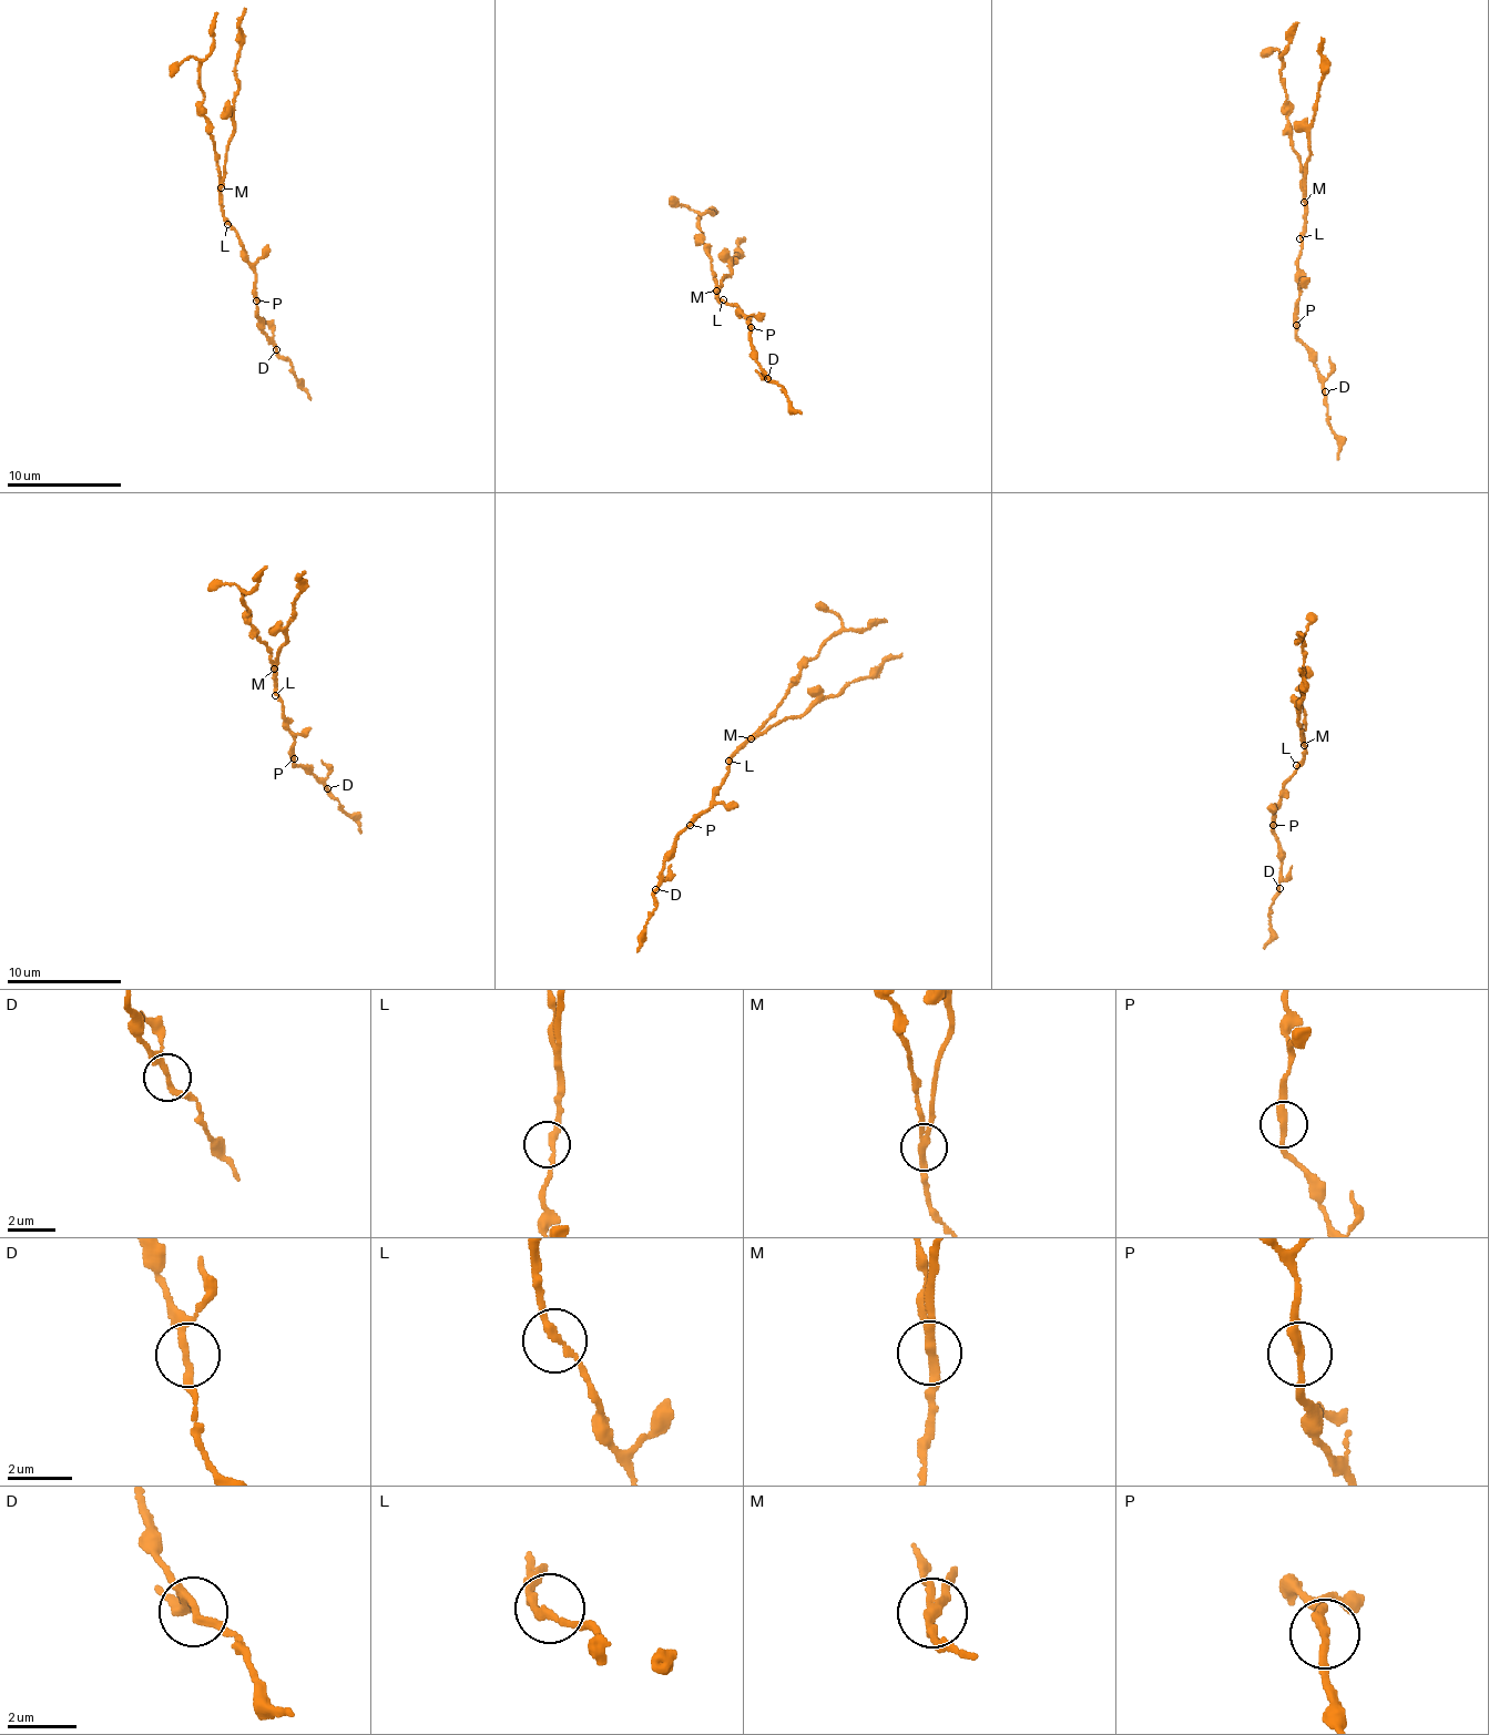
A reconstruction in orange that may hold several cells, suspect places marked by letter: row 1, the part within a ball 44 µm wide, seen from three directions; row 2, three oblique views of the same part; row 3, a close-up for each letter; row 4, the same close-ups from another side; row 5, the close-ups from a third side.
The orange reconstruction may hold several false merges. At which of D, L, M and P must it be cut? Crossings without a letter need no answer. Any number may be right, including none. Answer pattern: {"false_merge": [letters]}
{"false_merge": ["M"]}

